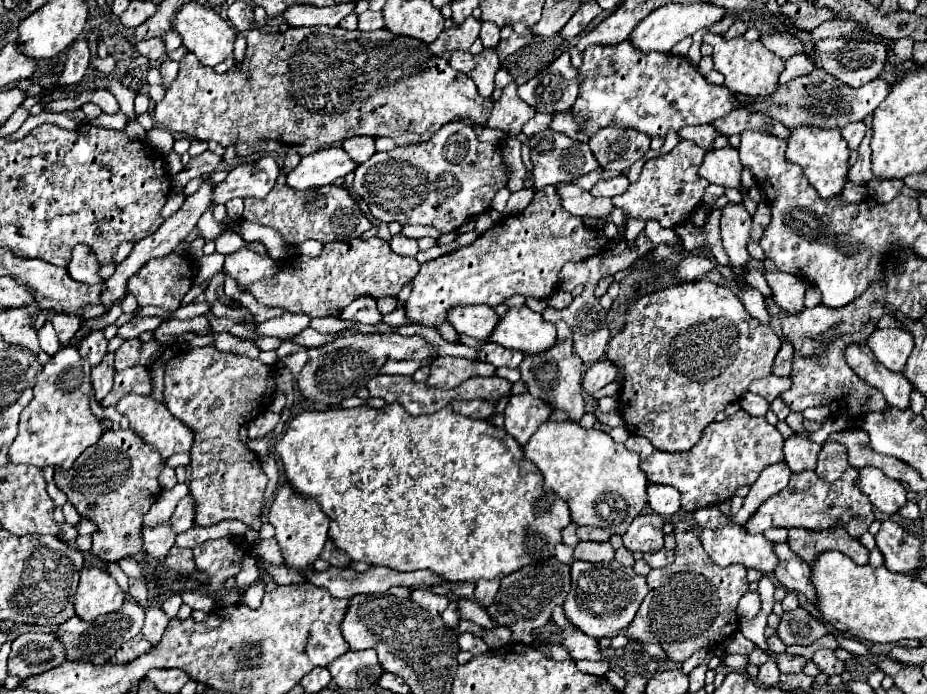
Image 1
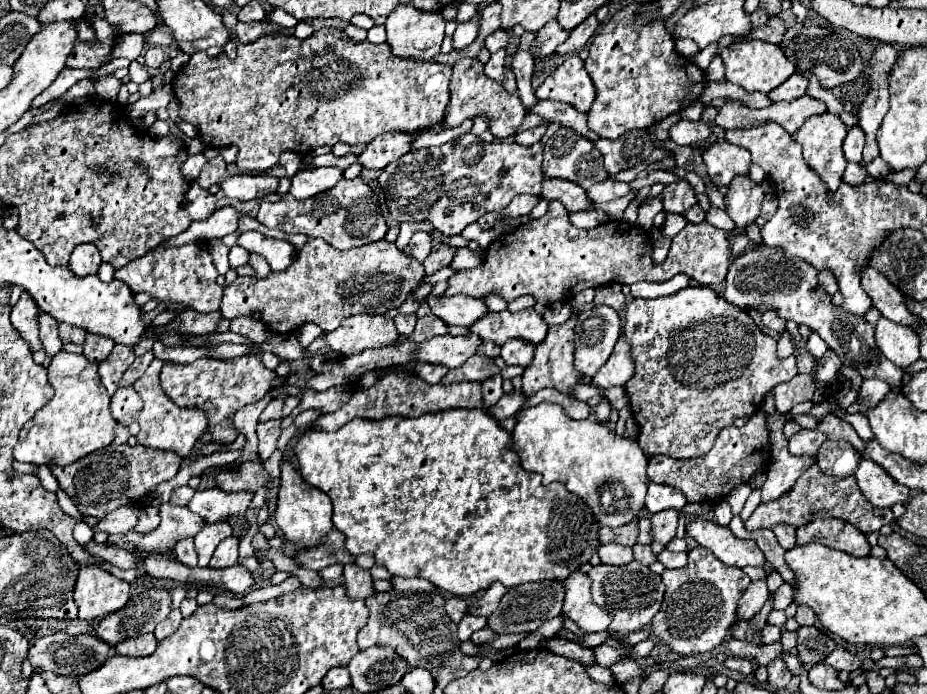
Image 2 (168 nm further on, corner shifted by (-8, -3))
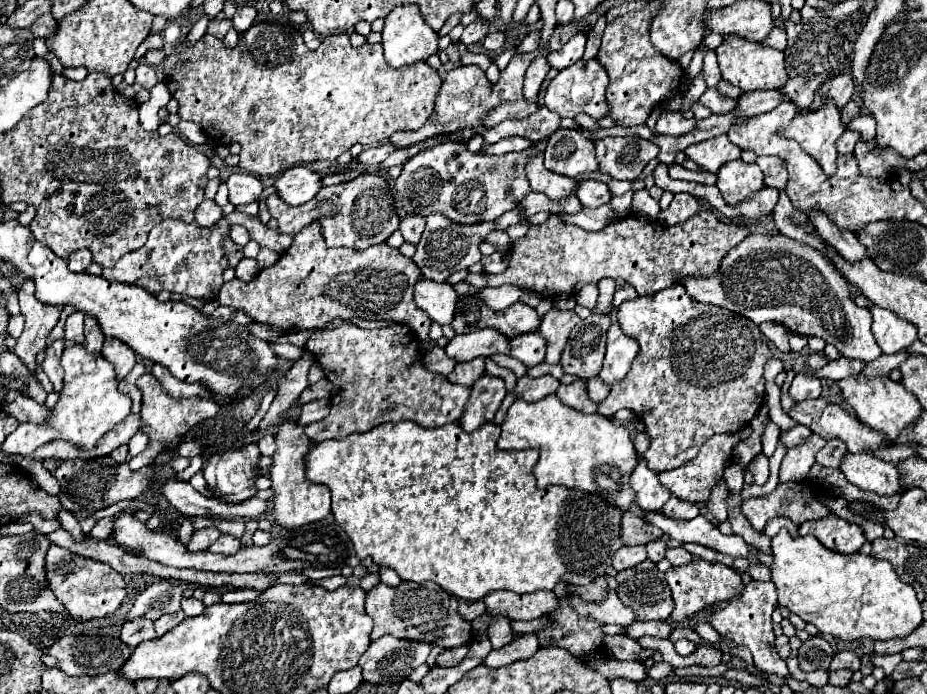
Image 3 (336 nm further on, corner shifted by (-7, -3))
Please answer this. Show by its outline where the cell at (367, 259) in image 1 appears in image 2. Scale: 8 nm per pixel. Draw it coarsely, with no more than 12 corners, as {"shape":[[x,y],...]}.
{"shape":[[394,243],[296,249],[224,285],[226,319],[274,333],[384,315],[424,267]]}

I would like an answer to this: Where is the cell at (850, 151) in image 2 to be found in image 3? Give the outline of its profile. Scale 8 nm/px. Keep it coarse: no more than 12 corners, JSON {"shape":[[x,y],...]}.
{"shape":[[845,131],[837,139],[837,151],[851,155],[859,143],[857,131]]}

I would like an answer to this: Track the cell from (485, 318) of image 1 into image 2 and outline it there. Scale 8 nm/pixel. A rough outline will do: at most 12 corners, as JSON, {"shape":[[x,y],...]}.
{"shape":[[428,295],[446,325],[470,327],[488,313],[482,299]]}

